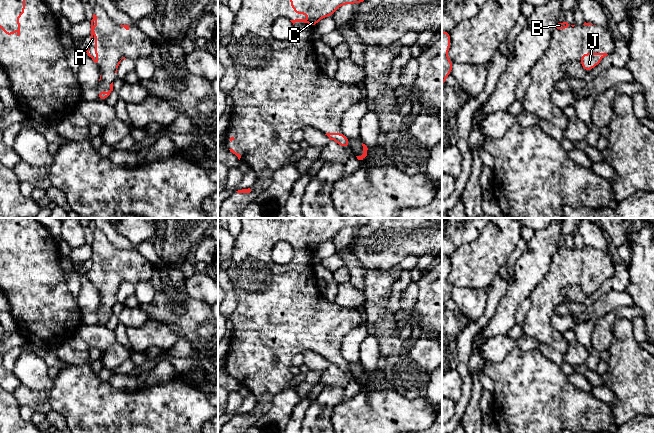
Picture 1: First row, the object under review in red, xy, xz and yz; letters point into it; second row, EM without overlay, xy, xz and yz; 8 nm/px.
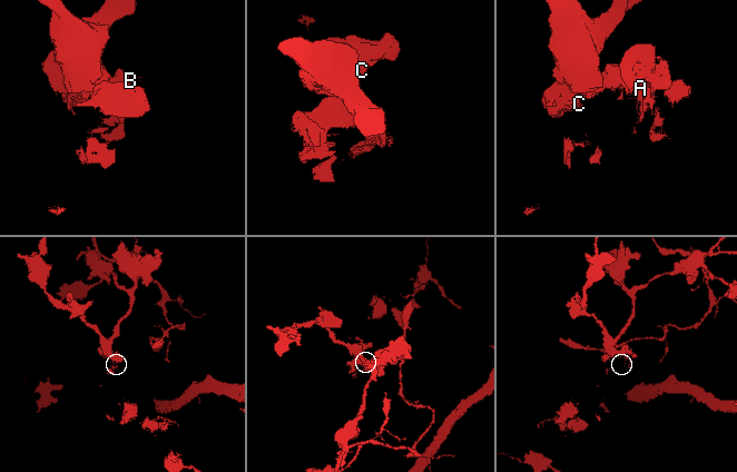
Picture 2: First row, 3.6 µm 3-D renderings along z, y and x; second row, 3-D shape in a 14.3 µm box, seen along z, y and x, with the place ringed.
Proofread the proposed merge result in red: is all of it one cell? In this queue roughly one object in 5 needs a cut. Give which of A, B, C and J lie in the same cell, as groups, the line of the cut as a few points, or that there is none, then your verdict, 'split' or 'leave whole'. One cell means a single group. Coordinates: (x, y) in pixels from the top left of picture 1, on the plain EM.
groups A B C J; cut none; leave whole

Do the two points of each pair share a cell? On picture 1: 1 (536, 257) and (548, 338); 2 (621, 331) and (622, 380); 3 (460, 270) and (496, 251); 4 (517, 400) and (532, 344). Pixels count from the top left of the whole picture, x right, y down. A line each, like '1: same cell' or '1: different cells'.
1: different cells
2: same cell
3: same cell
4: different cells

